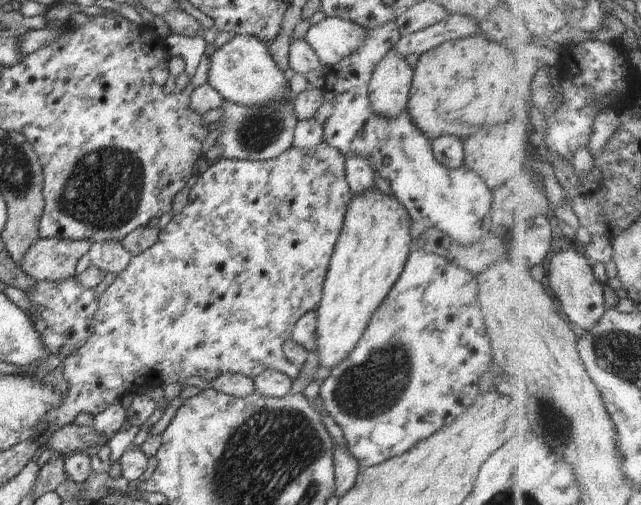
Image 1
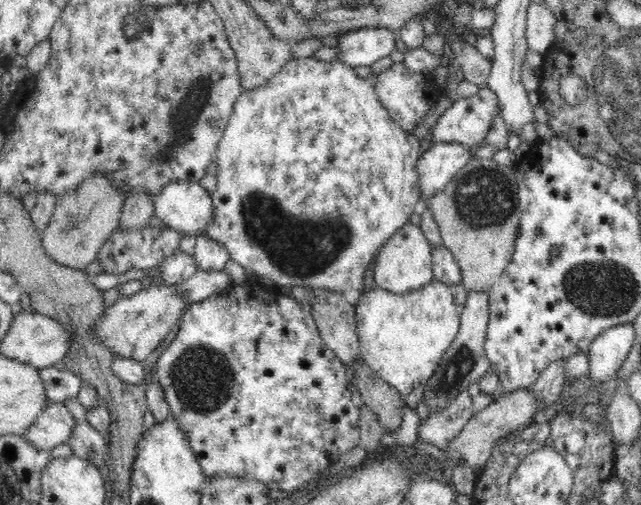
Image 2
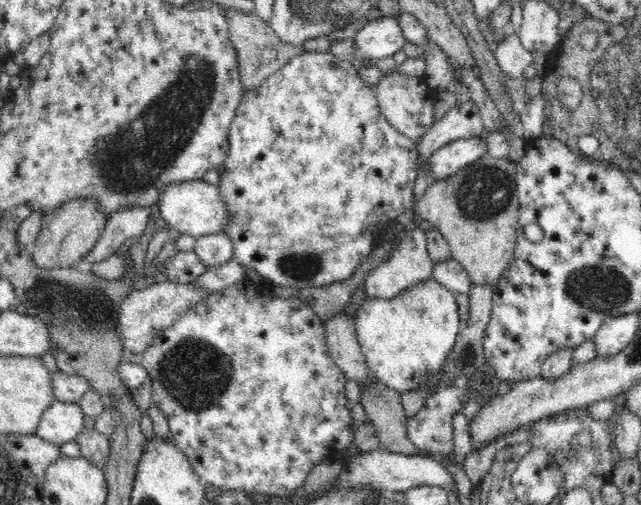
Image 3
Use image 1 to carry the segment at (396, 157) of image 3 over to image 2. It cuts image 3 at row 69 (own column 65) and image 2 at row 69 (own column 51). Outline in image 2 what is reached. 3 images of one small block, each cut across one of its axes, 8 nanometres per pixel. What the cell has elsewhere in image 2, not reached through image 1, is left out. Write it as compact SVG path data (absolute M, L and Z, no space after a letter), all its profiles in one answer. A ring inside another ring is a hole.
M313 56L291 58L278 74L262 86L243 91L234 104L232 117L217 148L217 190L211 194L213 217L202 233L225 246L232 260L259 277L269 277L275 284L284 287L330 289L342 293L355 304L364 291L364 276L368 266L394 233L409 223L410 215L421 199L416 170L419 156L420 140L393 122L375 93L373 80L361 78L354 72L354 68L346 66L338 58L330 62L316 60Z

